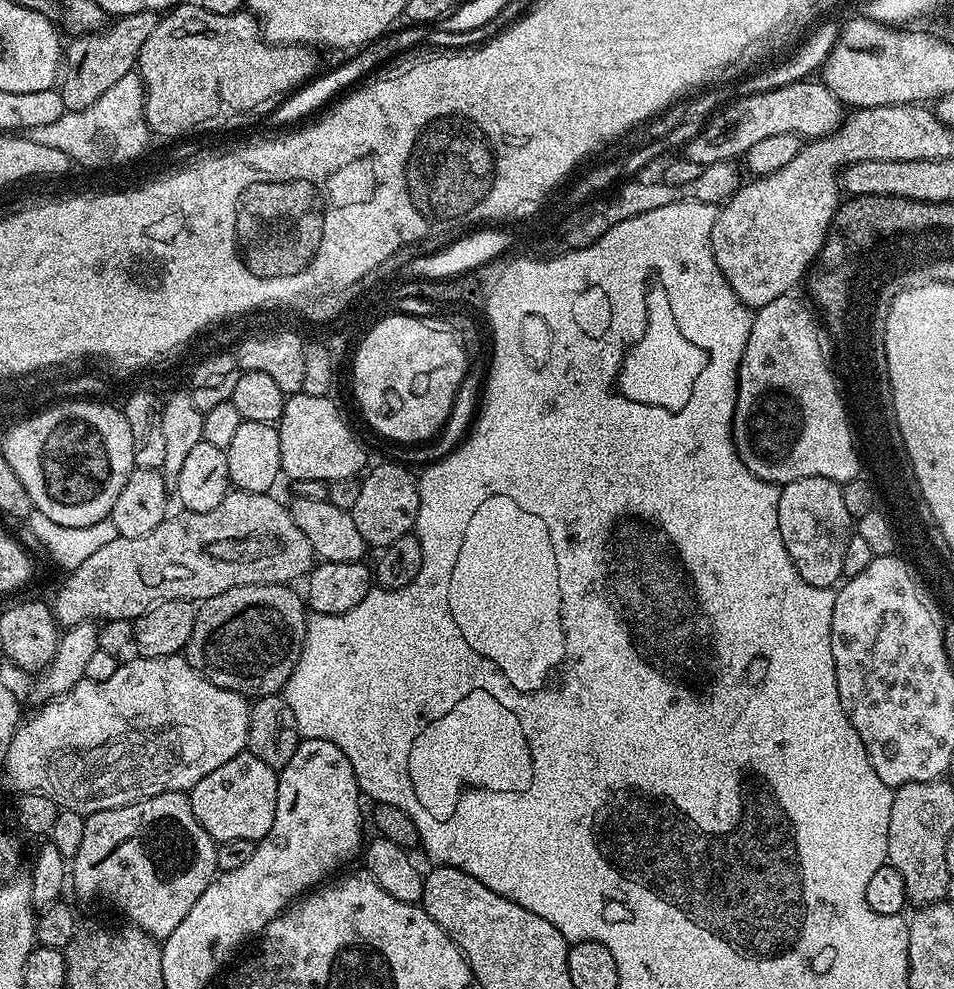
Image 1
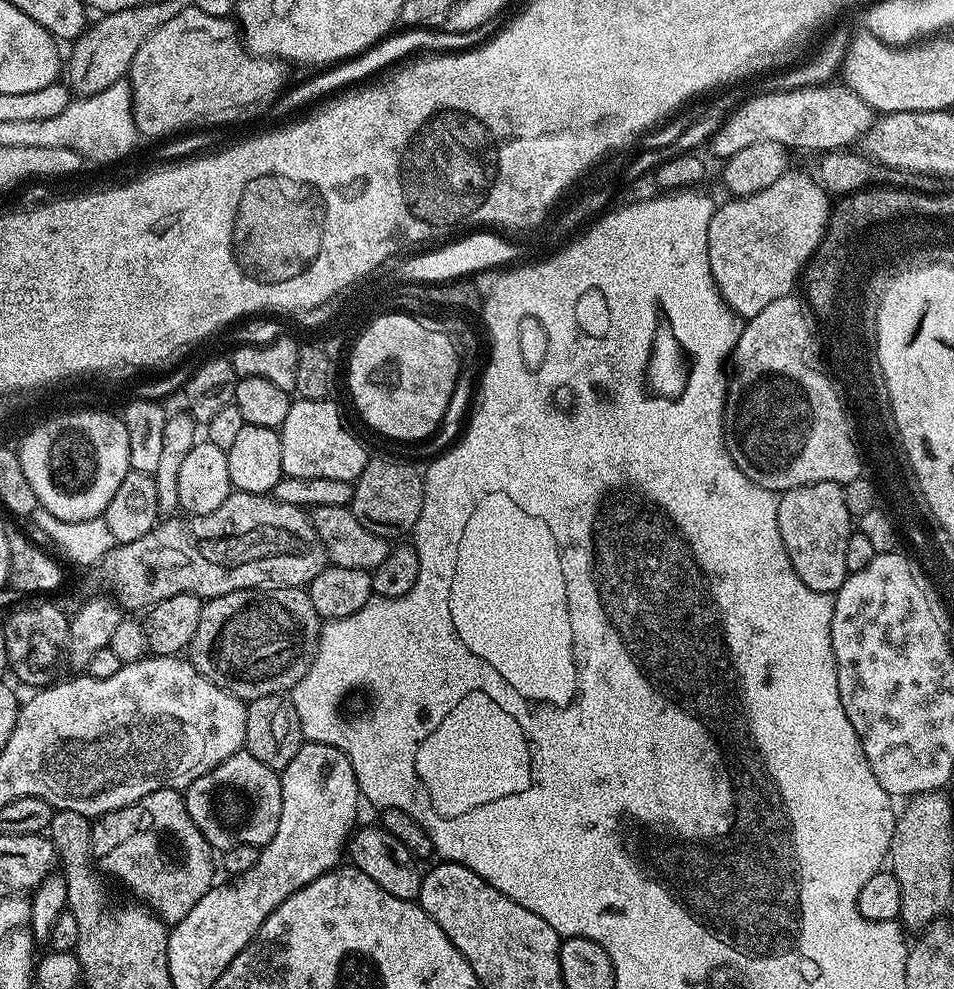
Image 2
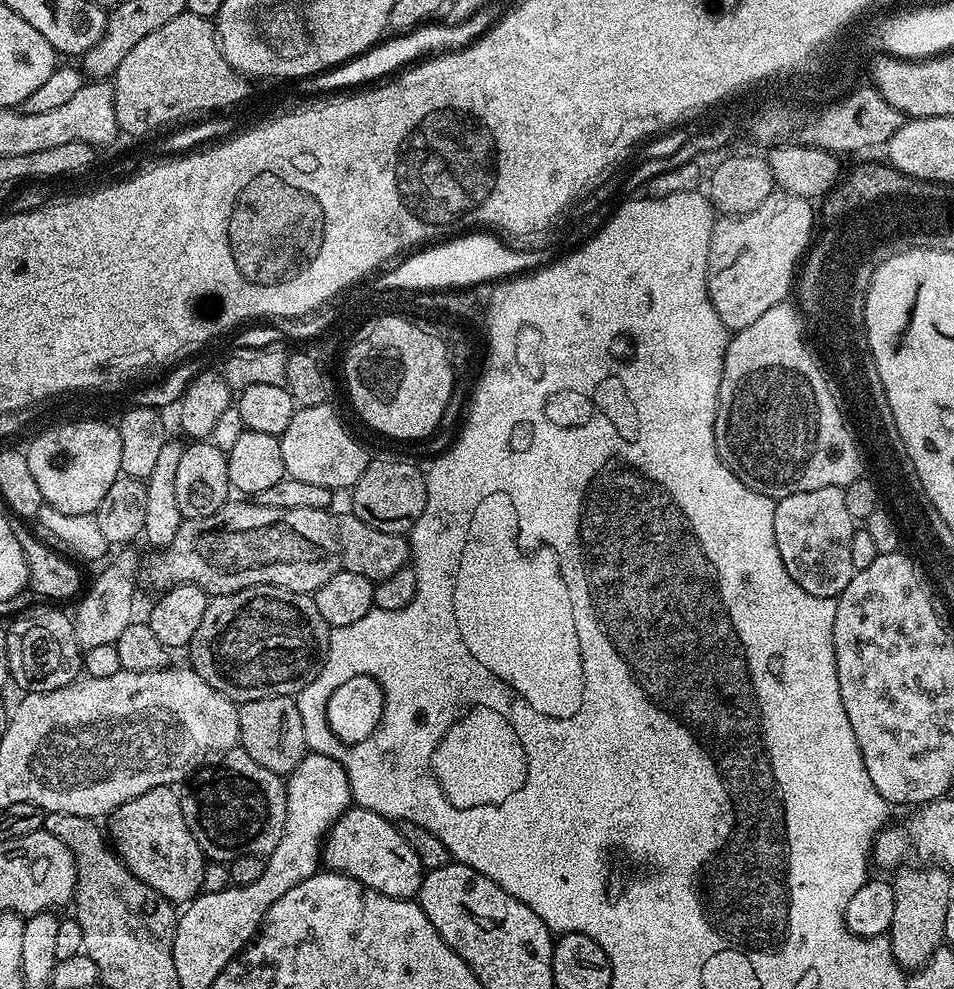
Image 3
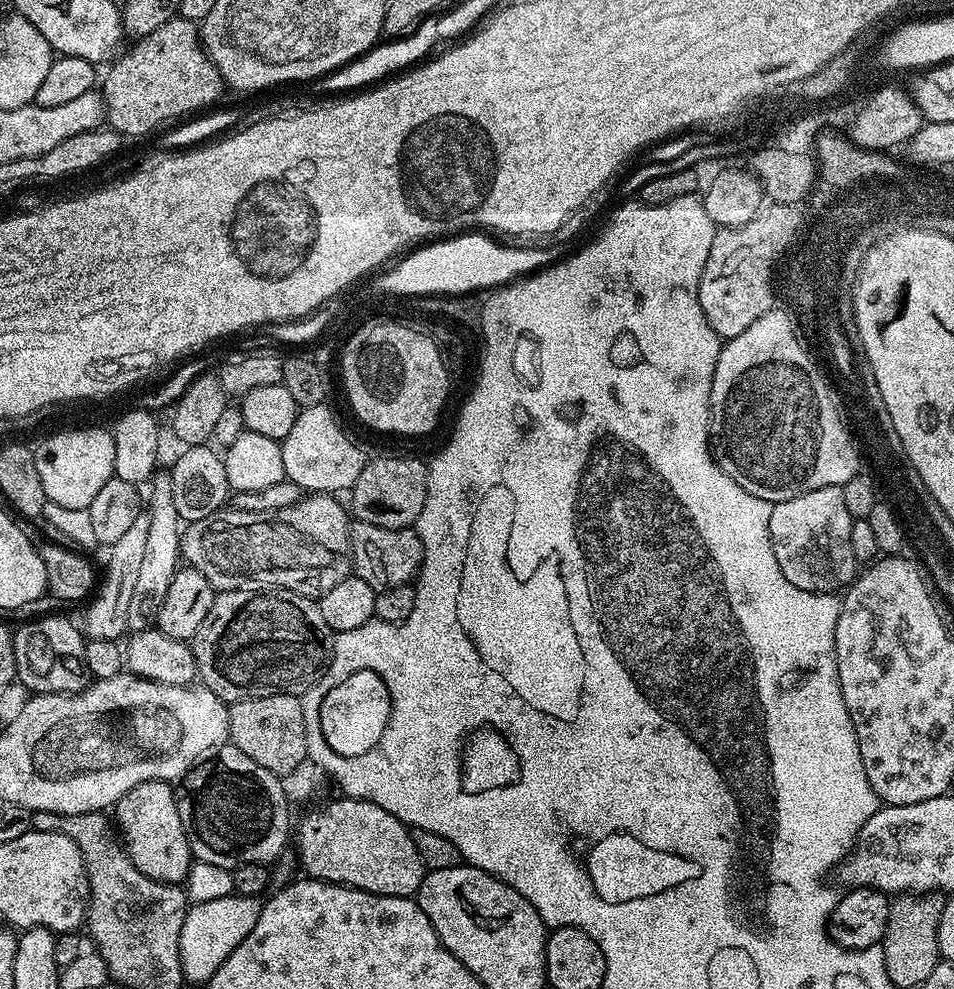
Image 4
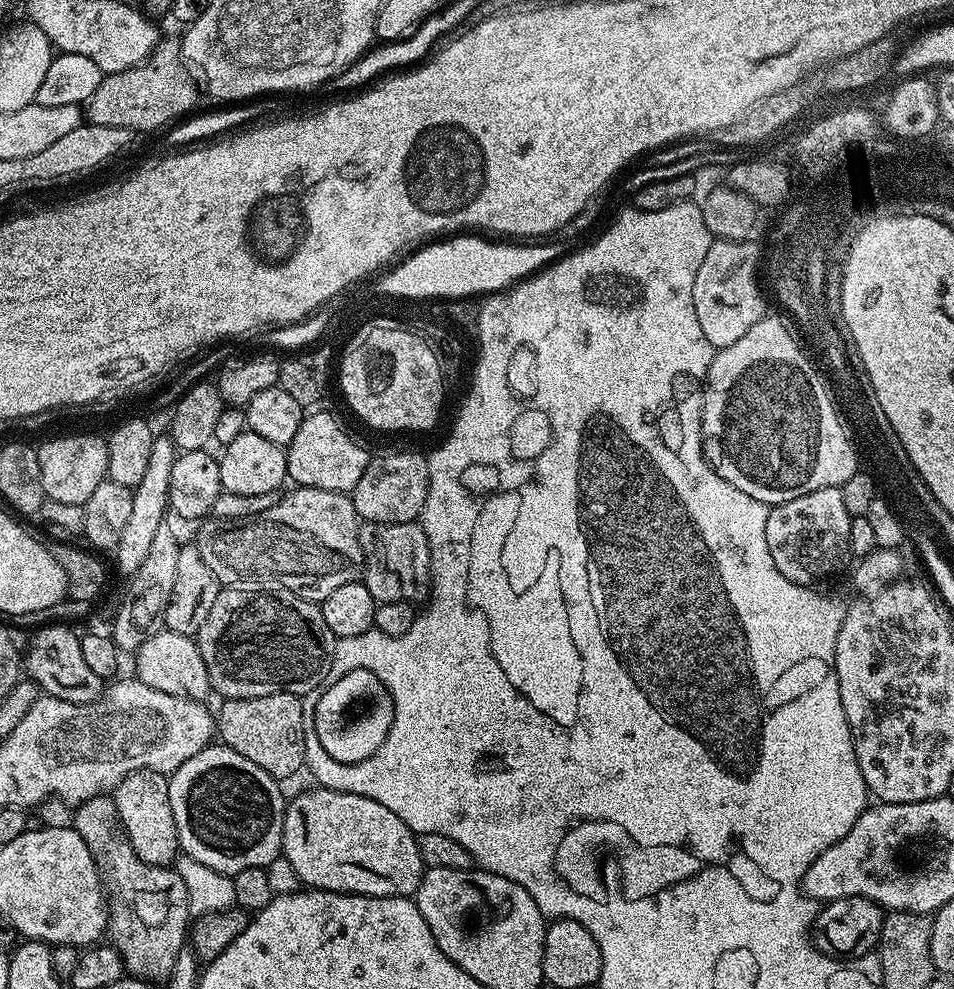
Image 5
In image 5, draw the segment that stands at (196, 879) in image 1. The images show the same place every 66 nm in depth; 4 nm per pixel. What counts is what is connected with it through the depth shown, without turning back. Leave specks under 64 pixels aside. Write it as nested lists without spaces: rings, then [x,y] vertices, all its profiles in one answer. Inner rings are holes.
[[[145,768],[132,772],[115,788],[114,799],[124,832],[130,838],[130,846],[134,846],[134,854],[147,864],[171,865],[180,852],[180,843],[174,826],[174,810],[170,810],[168,776]]]

